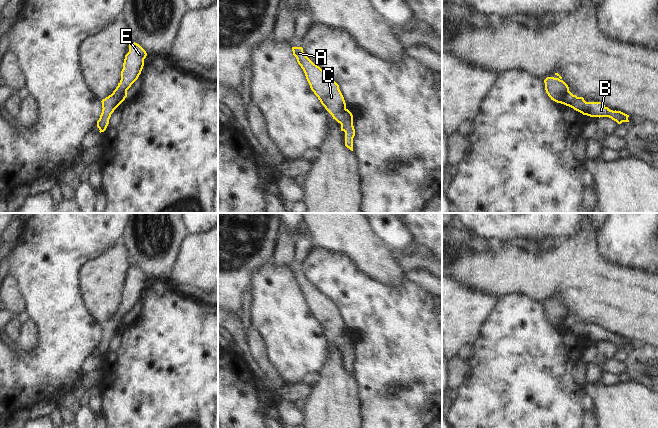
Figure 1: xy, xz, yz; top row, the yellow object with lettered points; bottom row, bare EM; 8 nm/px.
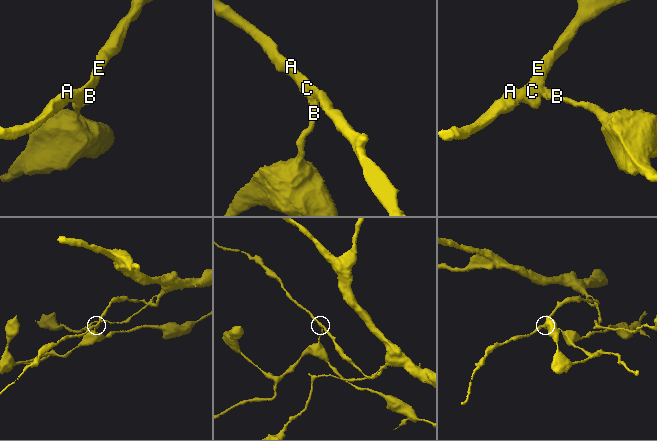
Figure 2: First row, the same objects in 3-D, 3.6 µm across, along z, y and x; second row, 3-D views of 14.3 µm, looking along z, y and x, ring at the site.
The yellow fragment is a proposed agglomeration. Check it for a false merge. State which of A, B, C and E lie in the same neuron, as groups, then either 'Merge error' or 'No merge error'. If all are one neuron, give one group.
Groups: A C E / B. Merge error

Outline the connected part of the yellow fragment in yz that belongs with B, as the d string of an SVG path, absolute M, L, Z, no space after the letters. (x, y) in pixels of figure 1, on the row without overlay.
M570 315L563 321L562 327L590 341L609 341L618 348L629 346L629 339L621 335L613 335L602 326L586 326L583 321L577 321Z

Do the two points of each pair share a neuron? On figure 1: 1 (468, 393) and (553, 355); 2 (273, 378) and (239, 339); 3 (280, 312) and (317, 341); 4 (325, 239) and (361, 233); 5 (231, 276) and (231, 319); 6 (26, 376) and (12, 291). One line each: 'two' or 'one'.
1: one
2: two
3: one
4: one
5: two
6: two

